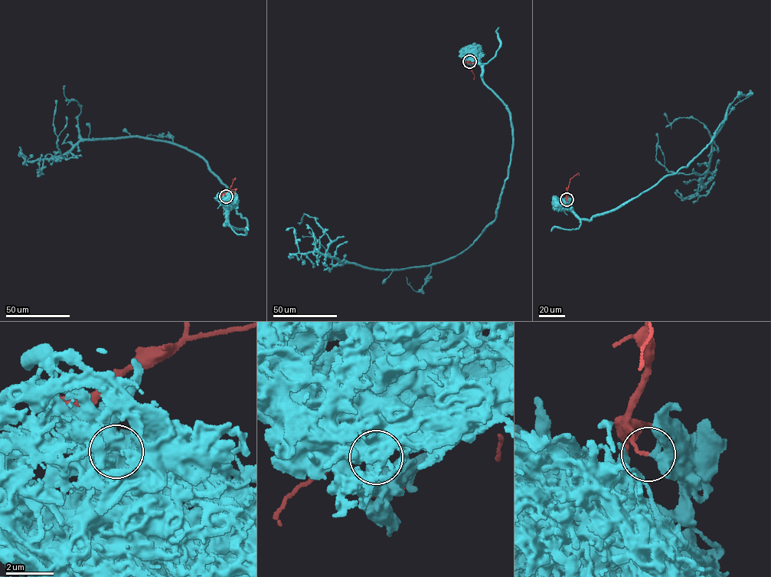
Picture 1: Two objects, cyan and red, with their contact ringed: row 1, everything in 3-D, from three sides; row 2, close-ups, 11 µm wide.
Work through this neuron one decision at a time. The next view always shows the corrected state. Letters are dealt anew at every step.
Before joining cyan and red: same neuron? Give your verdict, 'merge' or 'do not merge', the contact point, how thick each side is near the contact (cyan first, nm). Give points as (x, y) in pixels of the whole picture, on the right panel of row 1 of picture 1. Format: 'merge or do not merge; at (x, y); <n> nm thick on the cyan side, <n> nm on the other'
do not merge; at (566, 199); 360 nm thick on the cyan side, 100 nm on the other

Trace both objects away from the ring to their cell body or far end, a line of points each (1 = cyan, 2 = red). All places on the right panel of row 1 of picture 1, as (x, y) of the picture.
1: (567, 199), (589, 221), (621, 207), (687, 165), (730, 105), (701, 174), (669, 171), (656, 158), (655, 135)
2: (567, 199), (570, 179), (578, 173), (579, 175)

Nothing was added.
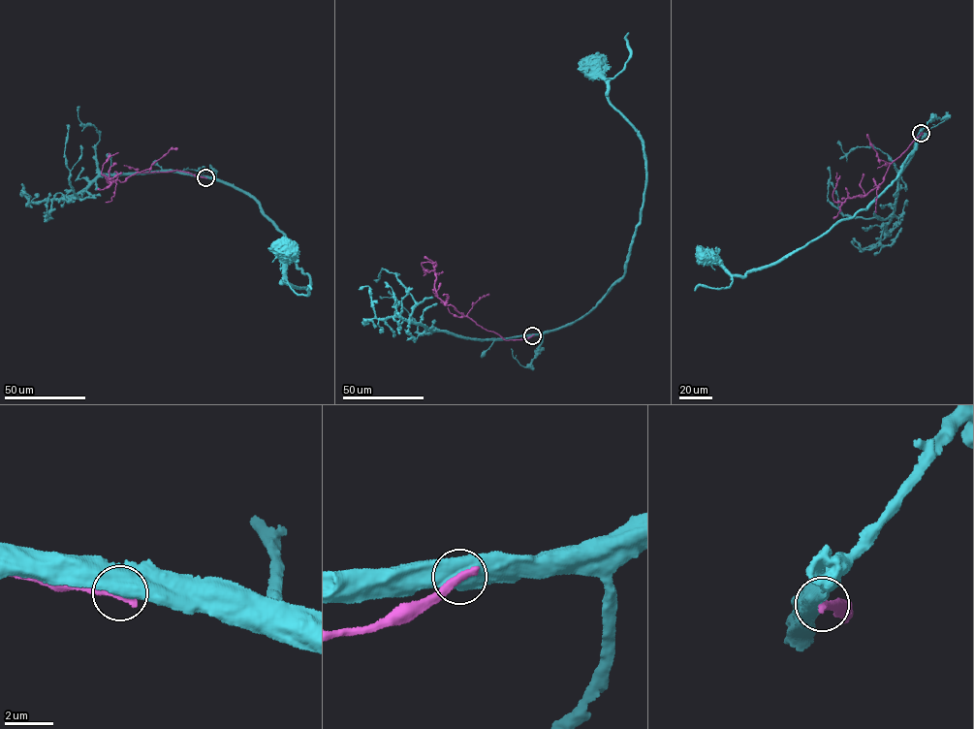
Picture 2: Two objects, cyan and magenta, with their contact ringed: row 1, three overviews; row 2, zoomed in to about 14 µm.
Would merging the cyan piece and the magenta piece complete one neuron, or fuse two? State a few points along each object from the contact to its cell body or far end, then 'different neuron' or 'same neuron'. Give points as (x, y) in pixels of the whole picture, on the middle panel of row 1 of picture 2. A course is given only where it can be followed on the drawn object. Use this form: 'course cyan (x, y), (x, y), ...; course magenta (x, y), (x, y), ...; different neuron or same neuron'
course cyan (533, 334), (589, 312), (625, 271), (646, 179), (643, 143), (607, 92), (630, 54), (628, 32); course magenta (533, 335), (504, 339), (452, 304), (445, 304), (436, 292), (433, 265), (422, 263), (425, 270), (431, 269); different neuron

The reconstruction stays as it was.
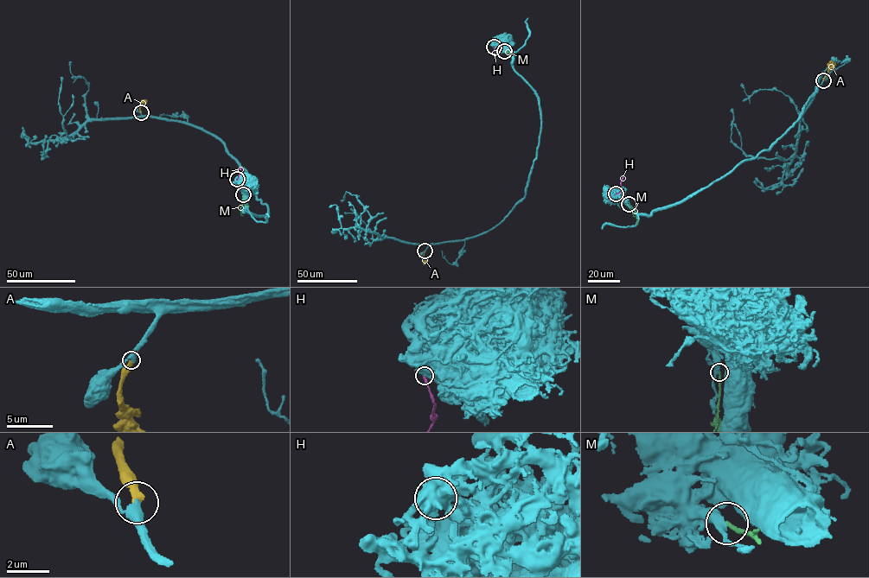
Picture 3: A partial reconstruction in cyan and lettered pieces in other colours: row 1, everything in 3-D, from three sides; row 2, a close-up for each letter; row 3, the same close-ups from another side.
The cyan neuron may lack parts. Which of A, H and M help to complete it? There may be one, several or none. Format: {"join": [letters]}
{"join": ["A"]}

